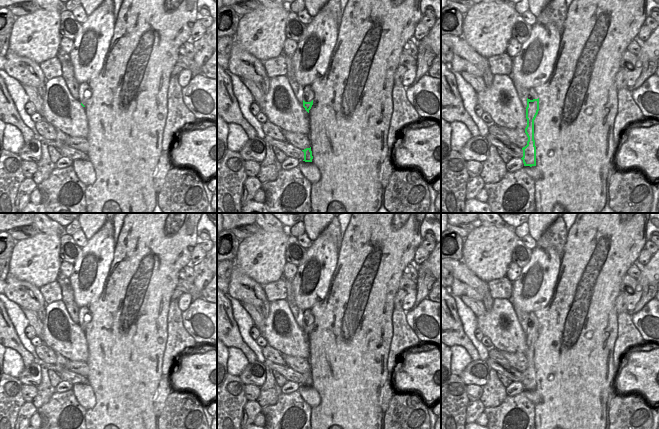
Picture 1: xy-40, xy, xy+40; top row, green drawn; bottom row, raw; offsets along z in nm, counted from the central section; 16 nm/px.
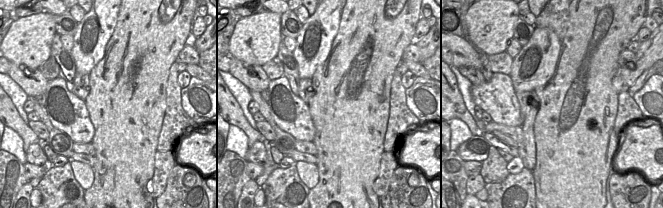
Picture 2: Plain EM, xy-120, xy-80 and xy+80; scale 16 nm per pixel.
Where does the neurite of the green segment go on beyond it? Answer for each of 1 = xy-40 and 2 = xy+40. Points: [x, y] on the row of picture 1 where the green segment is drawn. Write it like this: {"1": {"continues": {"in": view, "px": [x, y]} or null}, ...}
{"1": {"continues": {"in": "xy-40", "px": [84, 90]}}, "2": {"continues": {"in": "xy+40", "px": [532, 95]}}}

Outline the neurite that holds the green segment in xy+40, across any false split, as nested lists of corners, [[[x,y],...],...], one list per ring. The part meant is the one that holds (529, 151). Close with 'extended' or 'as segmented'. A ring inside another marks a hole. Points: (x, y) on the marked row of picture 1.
[[[534,88],[529,89],[526,107],[527,126],[525,133],[528,137],[527,145],[522,148],[524,166],[536,166],[536,146],[534,140],[534,120],[539,111],[539,98]]]; extended

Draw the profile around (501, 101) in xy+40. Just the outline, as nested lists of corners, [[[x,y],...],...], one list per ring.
[[[493,75],[491,87],[477,93],[477,99],[483,111],[491,116],[493,124],[525,131],[526,111],[518,97],[511,76]]]

